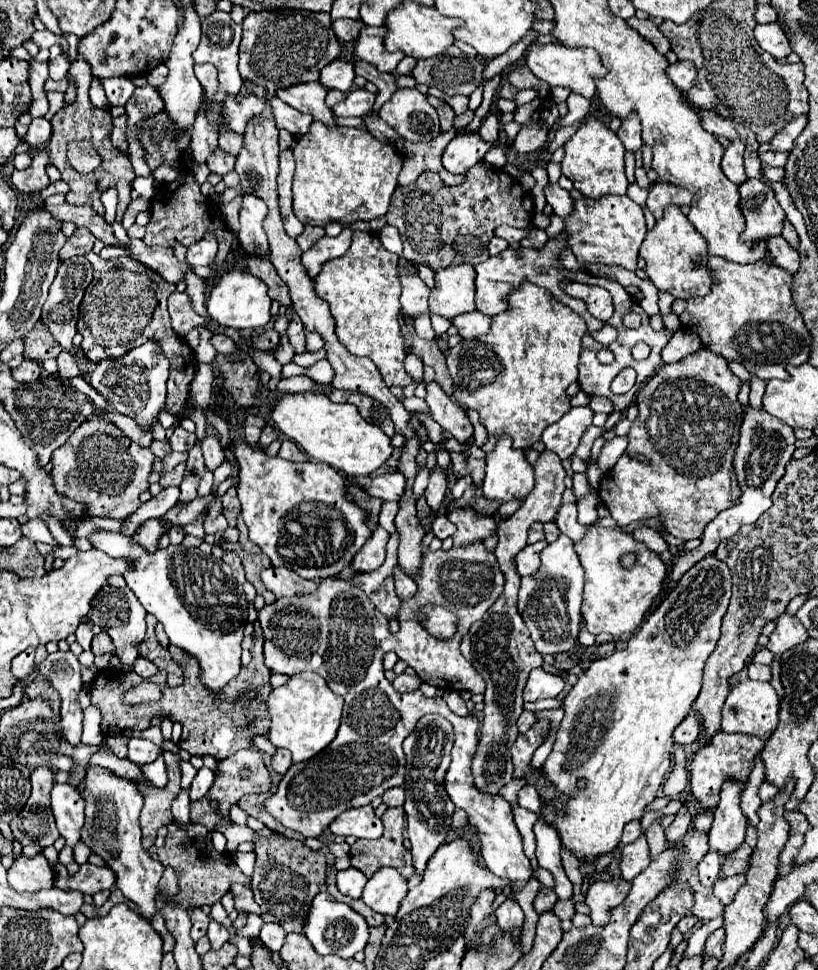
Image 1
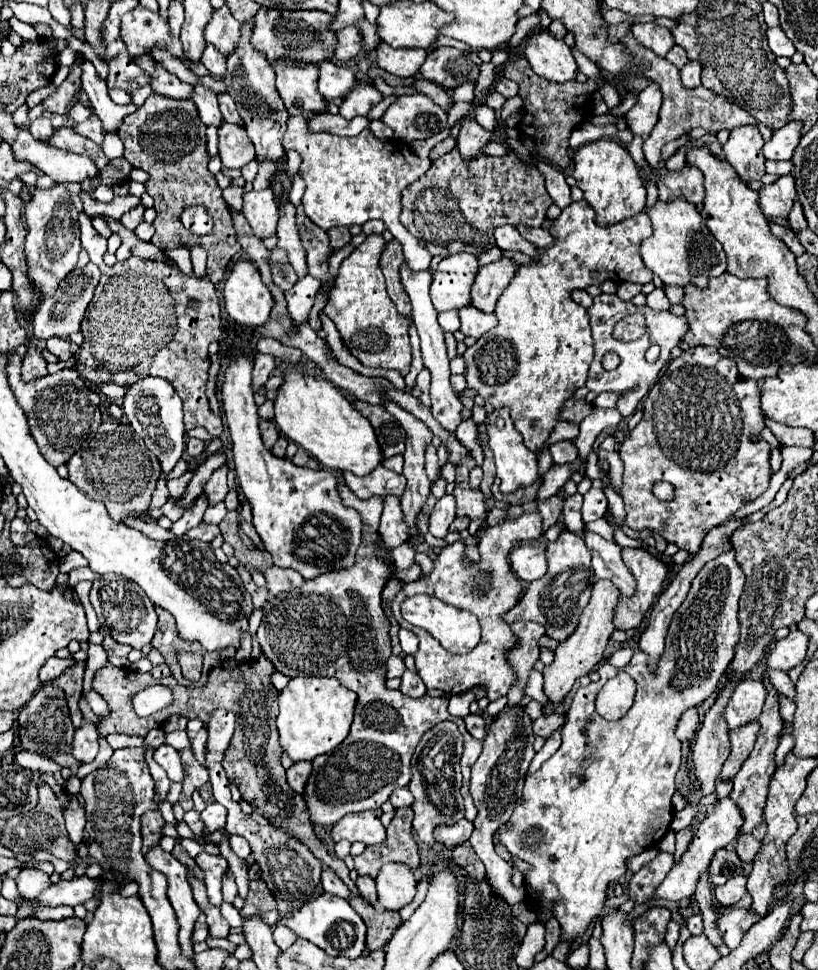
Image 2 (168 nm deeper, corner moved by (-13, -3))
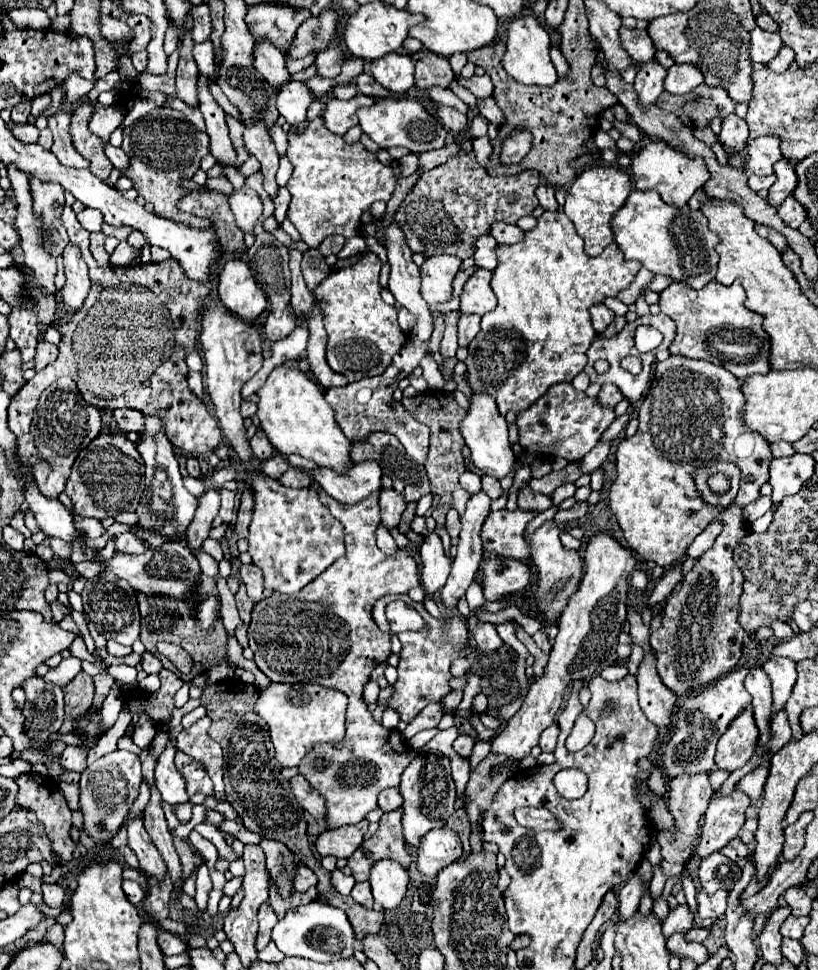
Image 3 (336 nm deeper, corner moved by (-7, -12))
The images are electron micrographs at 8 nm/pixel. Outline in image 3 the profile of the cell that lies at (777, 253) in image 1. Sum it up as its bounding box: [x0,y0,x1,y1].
[755,225,787,251]

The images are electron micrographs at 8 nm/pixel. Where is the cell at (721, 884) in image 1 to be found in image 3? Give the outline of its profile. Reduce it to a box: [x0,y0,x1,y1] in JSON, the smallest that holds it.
[697,891,727,919]

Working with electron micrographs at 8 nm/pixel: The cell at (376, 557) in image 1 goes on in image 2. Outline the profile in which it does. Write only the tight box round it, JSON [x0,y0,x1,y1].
[379,498,409,552]

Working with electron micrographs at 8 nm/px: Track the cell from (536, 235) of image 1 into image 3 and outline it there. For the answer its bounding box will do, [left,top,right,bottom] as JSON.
[491,221,523,245]

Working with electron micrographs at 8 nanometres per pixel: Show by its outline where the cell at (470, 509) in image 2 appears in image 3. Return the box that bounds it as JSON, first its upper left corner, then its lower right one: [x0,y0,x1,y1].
[401,389,471,525]

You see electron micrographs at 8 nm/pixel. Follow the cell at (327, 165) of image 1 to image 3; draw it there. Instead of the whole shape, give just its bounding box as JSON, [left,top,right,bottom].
[287,119,395,247]

